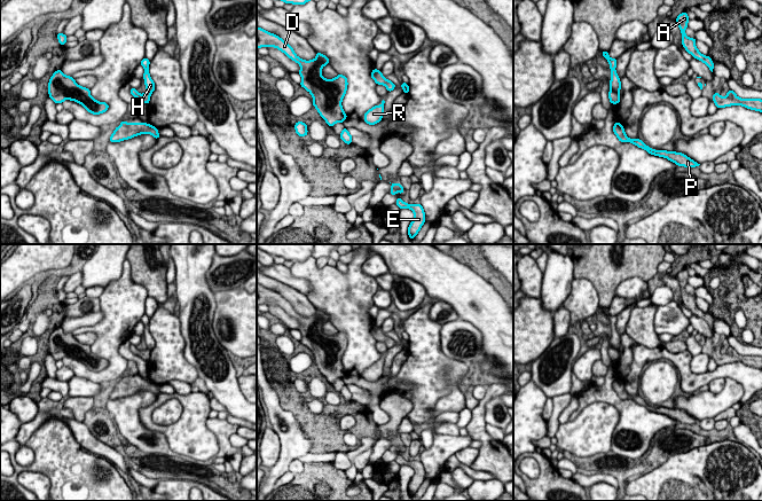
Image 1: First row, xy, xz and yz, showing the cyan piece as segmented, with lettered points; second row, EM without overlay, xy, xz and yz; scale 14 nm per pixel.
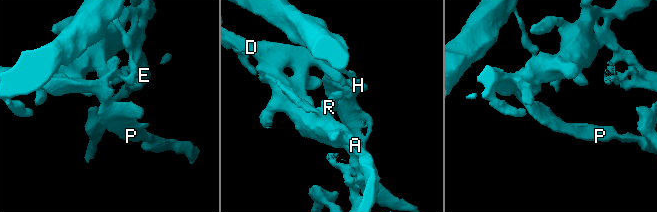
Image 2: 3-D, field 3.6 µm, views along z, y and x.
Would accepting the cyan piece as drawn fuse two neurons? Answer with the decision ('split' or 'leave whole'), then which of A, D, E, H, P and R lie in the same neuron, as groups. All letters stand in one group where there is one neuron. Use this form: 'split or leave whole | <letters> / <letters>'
split | A D E P R / H

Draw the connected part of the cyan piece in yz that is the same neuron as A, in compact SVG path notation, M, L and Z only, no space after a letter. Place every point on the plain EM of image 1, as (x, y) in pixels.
M683 268L681 272L677 273L676 280L679 283L681 290L682 290L682 302L685 305L688 310L692 312L692 314L696 314L697 316L704 319L709 327L713 329L714 327L714 320L709 313L702 312L698 305L696 304L696 295L689 295L685 291L685 285L688 284L689 273L686 268Z

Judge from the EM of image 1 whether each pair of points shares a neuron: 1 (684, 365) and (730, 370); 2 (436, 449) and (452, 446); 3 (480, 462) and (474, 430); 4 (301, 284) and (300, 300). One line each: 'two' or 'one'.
1: one
2: one
3: one
4: two

